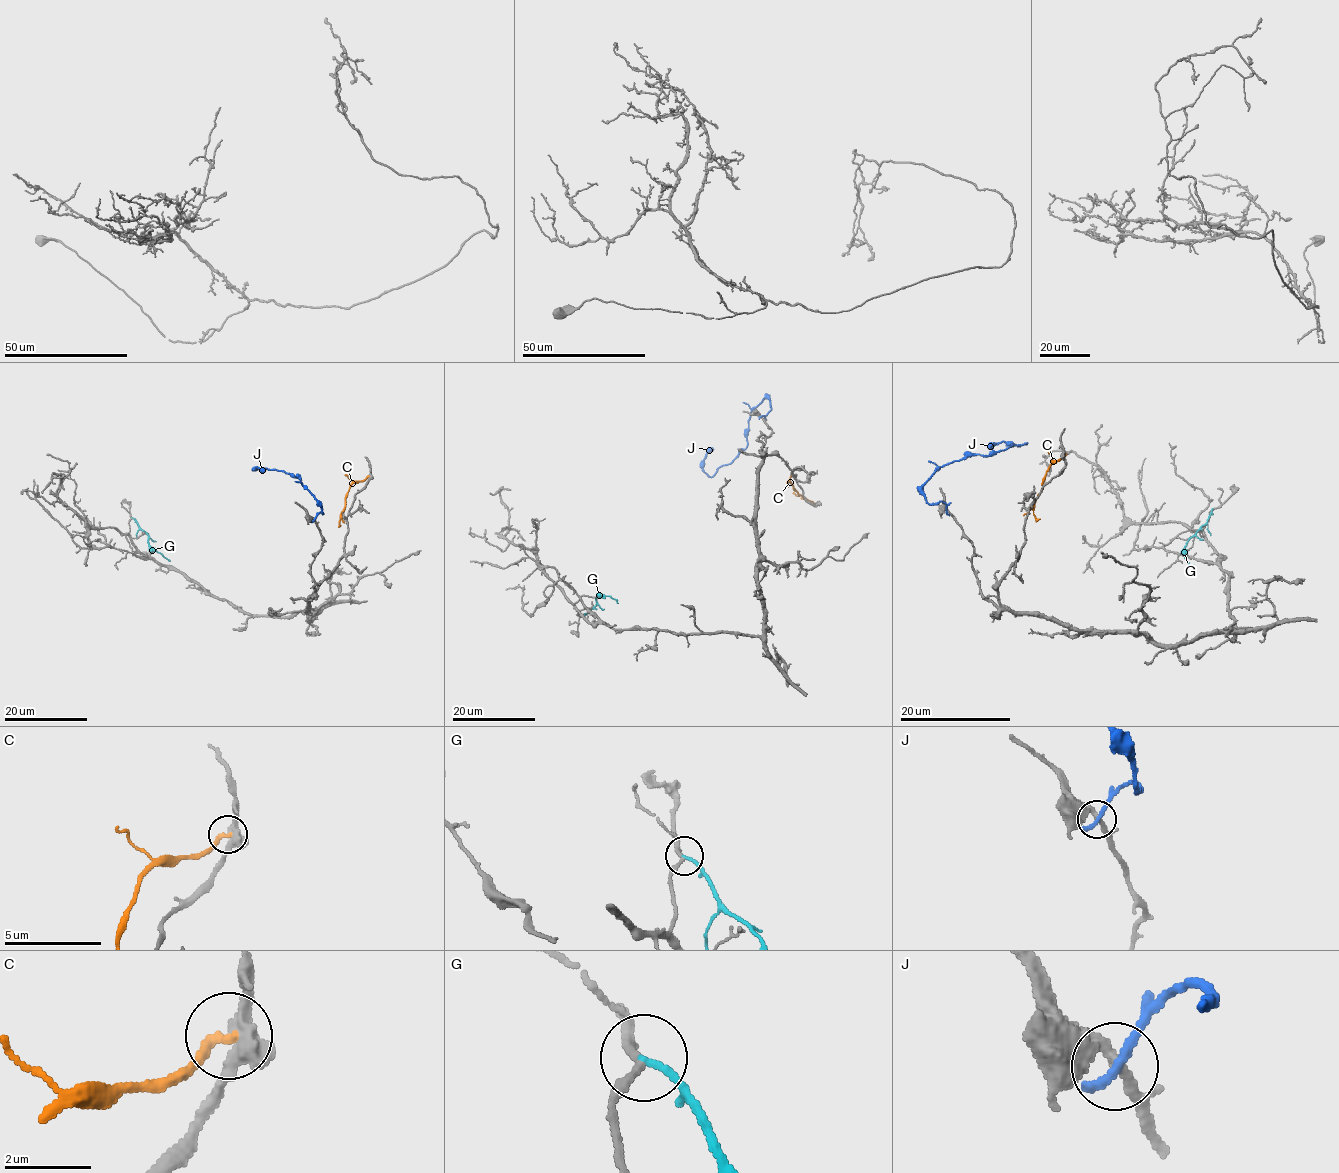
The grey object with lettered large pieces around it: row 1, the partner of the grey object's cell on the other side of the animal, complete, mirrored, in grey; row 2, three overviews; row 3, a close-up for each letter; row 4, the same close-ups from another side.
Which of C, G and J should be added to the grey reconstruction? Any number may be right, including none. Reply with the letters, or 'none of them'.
none of them

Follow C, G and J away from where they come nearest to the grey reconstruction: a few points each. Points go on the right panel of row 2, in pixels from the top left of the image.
C: (1063, 454), (1049, 467), (1041, 493), (1034, 502), (1033, 513), (1040, 519)
G: (1212, 508), (1208, 520), (1184, 547), (1184, 558), (1194, 566)
J: (946, 512), (944, 502), (929, 504), (922, 490), (938, 469), (973, 454), (991, 456), (1027, 443), (987, 447)

